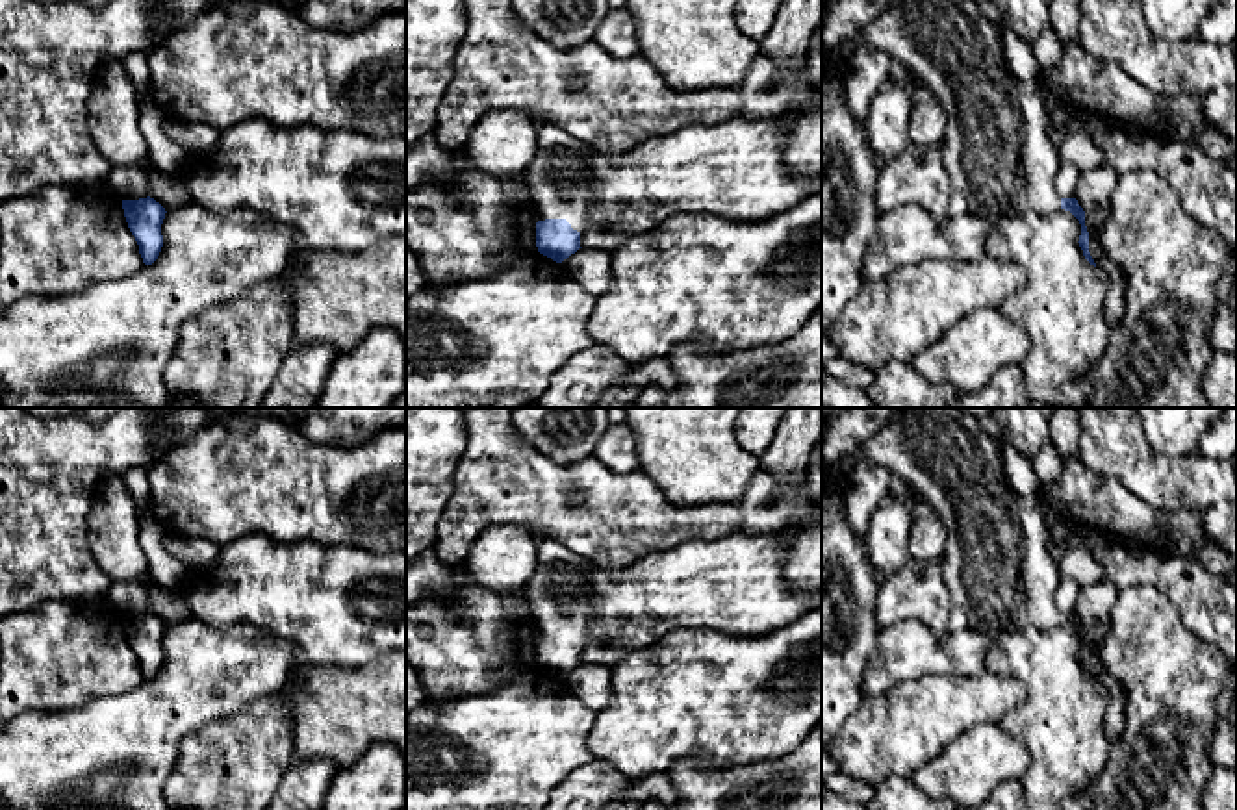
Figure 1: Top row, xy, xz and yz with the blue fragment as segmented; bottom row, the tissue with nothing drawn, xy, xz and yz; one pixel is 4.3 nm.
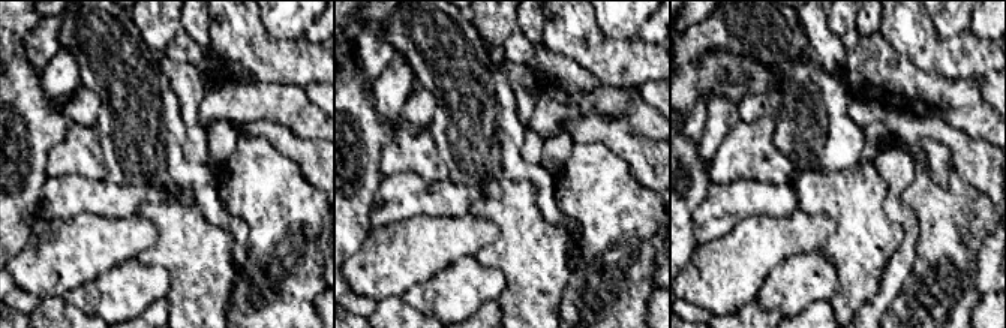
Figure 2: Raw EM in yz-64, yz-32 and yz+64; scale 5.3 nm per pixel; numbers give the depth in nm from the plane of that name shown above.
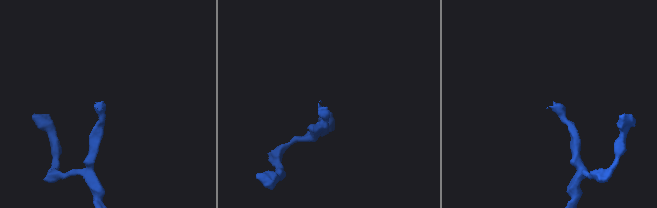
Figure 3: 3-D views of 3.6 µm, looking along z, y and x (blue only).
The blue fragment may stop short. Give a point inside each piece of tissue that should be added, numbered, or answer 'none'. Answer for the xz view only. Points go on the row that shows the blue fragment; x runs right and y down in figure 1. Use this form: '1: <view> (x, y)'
1: xz (559, 178)

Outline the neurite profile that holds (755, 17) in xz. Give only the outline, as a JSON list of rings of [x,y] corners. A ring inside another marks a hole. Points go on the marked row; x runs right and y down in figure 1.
[[[736,0],[736,26],[755,41],[762,41],[772,30],[784,0]]]

